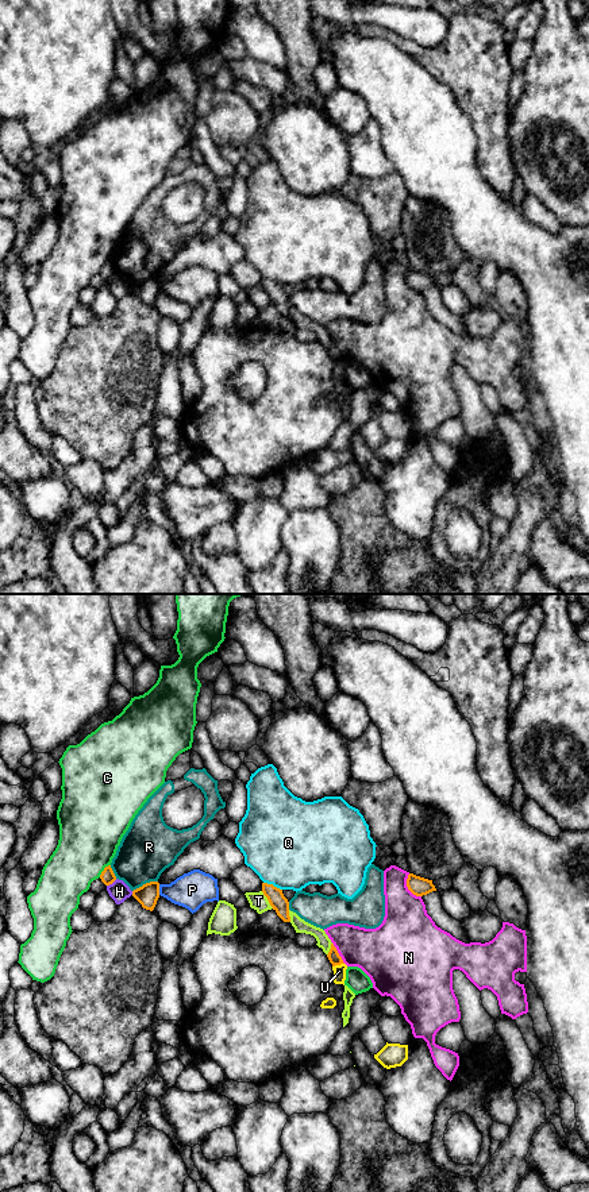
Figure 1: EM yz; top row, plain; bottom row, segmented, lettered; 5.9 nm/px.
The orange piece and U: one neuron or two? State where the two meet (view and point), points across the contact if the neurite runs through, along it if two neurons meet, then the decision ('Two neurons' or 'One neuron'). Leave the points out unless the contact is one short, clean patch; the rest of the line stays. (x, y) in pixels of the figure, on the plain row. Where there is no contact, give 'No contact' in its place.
Touches orange at yz (338, 359). Boundary: yz (343, 358), (333, 362). Two neurons

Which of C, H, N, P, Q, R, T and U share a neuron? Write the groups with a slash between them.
C / H / N / P / Q / R / T / U

